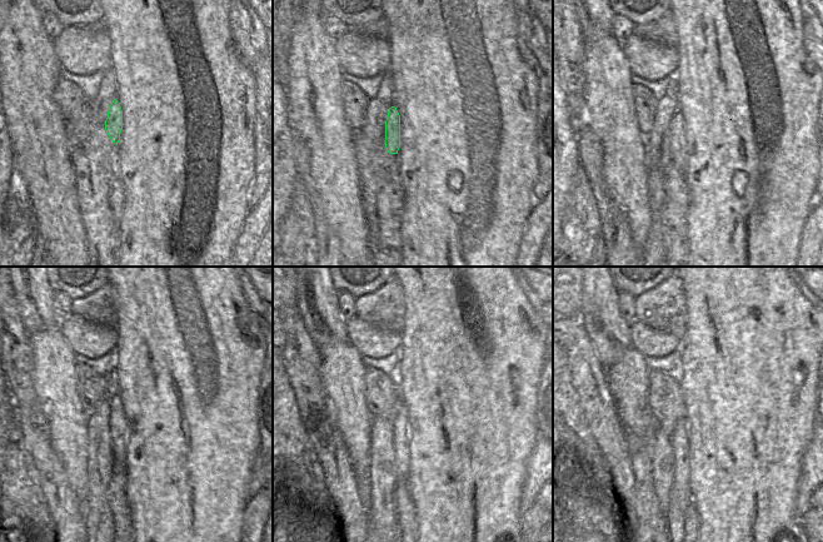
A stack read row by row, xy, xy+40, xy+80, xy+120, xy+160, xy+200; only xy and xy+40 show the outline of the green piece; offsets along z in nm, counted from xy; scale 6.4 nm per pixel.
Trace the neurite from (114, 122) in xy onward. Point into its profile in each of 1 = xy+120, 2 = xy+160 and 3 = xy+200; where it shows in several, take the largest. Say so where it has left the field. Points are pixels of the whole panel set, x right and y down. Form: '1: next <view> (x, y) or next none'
1: next xy+120 (118, 422)
2: next xy+160 (400, 446)
3: next xy+200 (681, 498)

